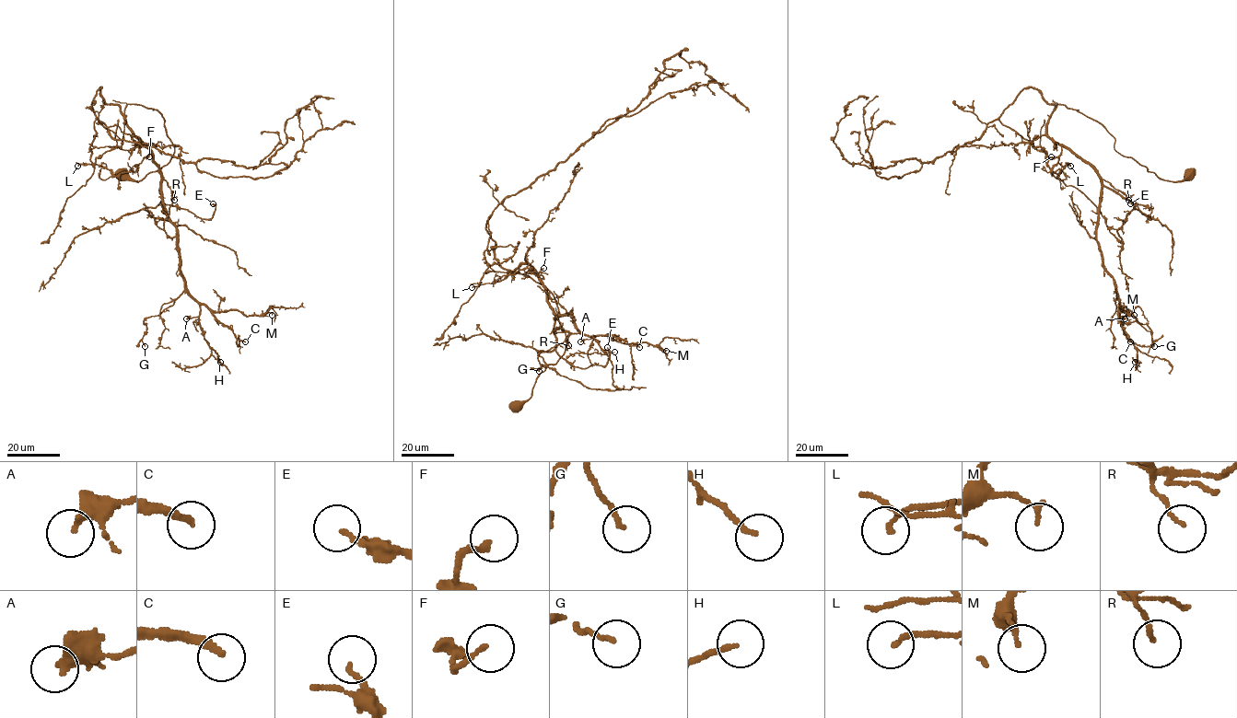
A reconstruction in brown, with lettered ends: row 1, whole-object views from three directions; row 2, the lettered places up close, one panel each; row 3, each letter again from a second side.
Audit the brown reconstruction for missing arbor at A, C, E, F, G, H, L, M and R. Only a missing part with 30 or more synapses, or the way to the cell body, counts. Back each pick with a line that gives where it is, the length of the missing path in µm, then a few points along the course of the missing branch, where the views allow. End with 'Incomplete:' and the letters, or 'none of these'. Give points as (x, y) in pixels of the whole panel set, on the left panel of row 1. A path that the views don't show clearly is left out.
C: place (245, 341); missing 30 µm; course (245, 341), (261, 355), (272, 370), (259, 377), (250, 377)
Incomplete: C

